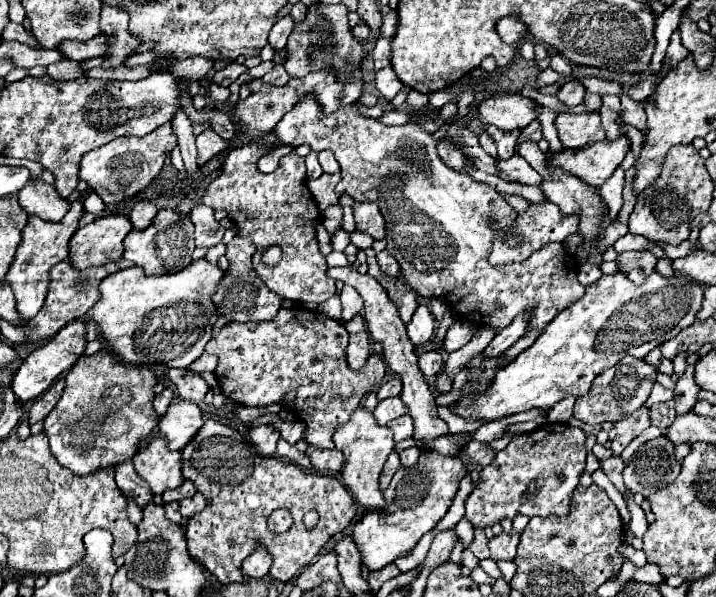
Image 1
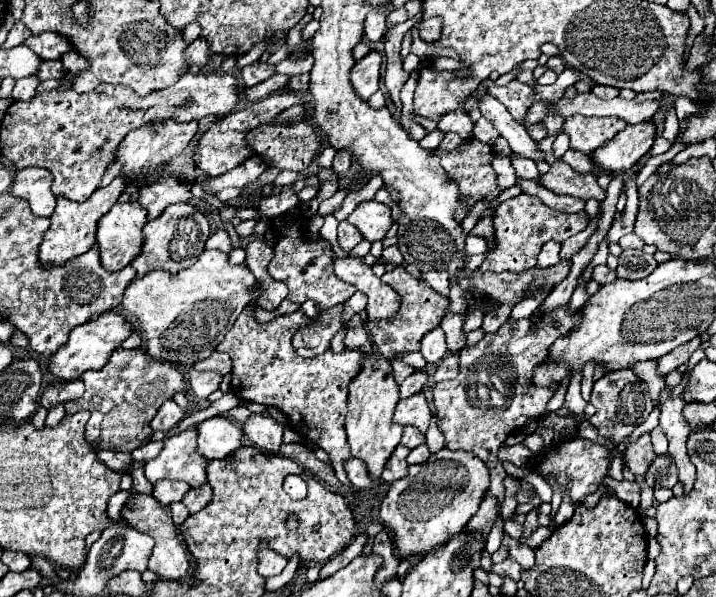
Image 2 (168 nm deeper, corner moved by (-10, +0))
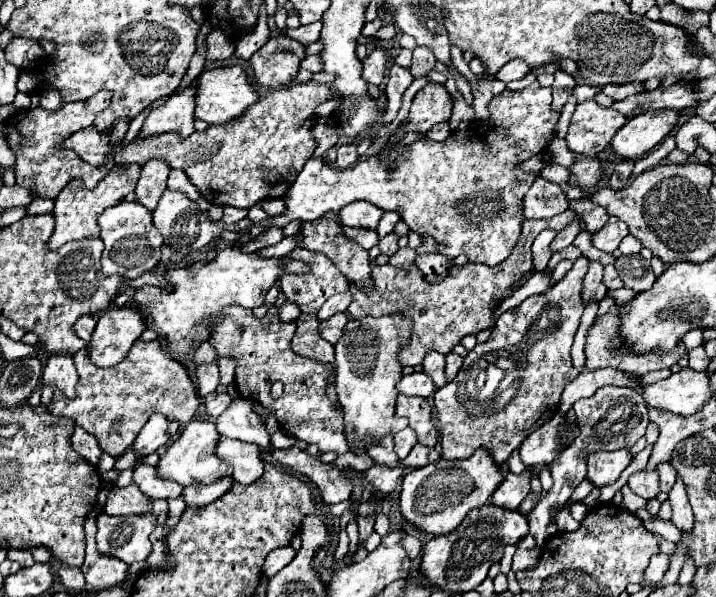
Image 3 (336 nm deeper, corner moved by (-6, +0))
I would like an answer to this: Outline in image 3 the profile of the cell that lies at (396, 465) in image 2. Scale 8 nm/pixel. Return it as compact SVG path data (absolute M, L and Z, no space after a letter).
M392 437L382 439L382 443L374 443L374 447L370 447L368 455L378 463L378 465L386 465L386 467L396 467L400 461L394 453L394 441Z

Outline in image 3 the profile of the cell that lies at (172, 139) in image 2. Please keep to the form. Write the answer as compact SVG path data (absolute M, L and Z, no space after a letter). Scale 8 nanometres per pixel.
M186 87L180 93L170 95L170 99L154 109L140 133L138 139L146 139L148 135L162 135L162 133L178 133L180 139L186 139L194 131L194 87Z

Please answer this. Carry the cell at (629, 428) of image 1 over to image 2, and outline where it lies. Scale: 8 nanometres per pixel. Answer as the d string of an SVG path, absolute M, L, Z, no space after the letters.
M642 435L636 443L626 447L626 461L630 471L638 477L646 477L646 471L650 467L650 463L656 459L656 453L652 451L652 443L650 443L650 435Z

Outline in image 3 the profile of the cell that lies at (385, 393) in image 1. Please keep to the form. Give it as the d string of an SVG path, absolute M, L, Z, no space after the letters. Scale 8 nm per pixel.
M424 371L420 373L412 373L412 375L404 375L398 385L396 385L398 393L402 395L420 395L420 397L430 397L434 391L434 383L430 379L430 375L426 375Z

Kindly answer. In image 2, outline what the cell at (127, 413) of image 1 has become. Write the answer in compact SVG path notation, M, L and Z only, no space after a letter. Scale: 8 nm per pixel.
M142 347L116 349L100 371L86 371L82 381L86 383L86 393L78 401L66 403L66 413L90 411L92 415L86 423L86 441L94 449L114 449L122 453L132 453L142 447L152 435L150 421L158 413L160 405L166 399L172 399L174 393L188 391L182 371L168 361L148 357Z

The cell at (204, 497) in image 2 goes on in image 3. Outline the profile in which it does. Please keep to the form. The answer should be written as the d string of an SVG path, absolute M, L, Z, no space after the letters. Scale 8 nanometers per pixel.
M226 477L226 479L220 479L216 483L210 483L210 485L194 485L194 487L186 487L184 493L182 493L182 499L186 505L194 505L194 507L204 507L204 505L210 505L212 501L216 501L220 495L224 495L230 485L232 485L232 477Z

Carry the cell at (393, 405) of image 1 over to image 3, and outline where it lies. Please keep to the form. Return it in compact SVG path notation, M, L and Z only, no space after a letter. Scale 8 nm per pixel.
M400 395L396 403L396 415L406 417L410 427L418 433L418 443L434 447L438 443L438 429L432 421L432 409L424 397Z

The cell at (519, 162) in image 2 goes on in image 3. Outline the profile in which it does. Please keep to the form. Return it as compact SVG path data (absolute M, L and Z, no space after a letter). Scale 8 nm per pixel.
M538 177L532 189L524 197L524 217L528 219L548 219L562 211L566 211L566 195L564 191L550 181Z

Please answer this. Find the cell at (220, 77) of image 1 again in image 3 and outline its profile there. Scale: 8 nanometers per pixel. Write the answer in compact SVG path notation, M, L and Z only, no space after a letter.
M286 35L272 37L250 57L254 83L264 89L278 89L286 85L300 69L302 59L304 45Z

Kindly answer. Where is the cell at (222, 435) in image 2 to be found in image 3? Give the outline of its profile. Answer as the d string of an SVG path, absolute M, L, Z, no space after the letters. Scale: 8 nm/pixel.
M220 437L216 445L216 455L232 467L232 477L234 481L248 485L254 483L262 475L262 451L254 447L254 443L230 439L230 437Z

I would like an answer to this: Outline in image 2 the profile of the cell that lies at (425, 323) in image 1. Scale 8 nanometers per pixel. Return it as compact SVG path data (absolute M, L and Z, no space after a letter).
M438 327L434 331L430 331L424 339L422 339L422 349L420 353L424 355L424 359L428 363L438 365L442 361L442 357L446 357L446 341L444 341L444 331Z

